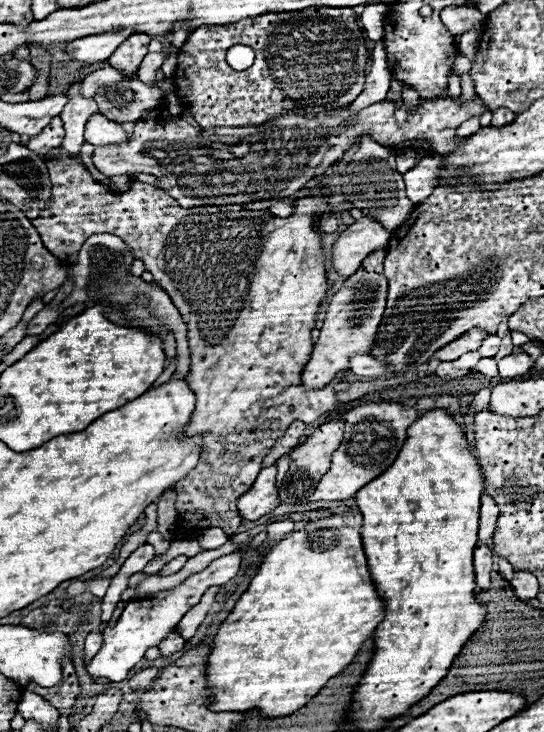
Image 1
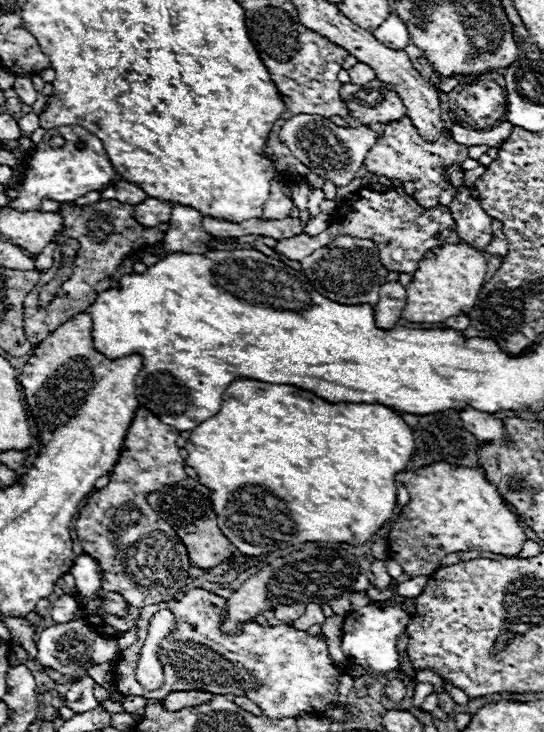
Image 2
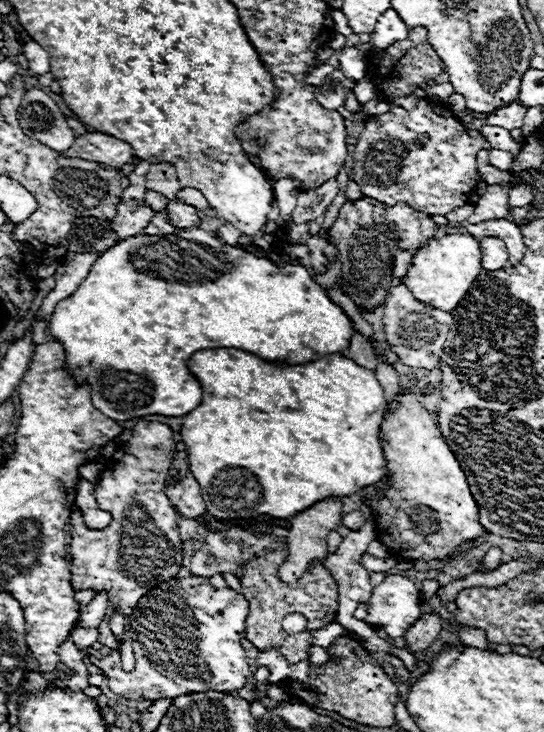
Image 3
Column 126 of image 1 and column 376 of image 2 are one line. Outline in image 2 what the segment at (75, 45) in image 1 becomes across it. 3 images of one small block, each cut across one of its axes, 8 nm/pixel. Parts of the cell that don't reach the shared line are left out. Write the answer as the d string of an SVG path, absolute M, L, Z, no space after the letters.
M390 14L376 30L374 30L374 36L380 38L382 44L386 44L388 48L392 50L404 50L404 46L410 42L410 34L408 34L408 28L404 26L404 22L396 16L396 14Z

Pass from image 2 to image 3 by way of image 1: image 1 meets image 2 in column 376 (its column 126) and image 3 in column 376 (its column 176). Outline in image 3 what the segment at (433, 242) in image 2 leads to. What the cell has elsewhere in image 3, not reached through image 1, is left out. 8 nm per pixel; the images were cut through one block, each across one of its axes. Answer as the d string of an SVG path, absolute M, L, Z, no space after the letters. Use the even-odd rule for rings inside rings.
M370 198L346 200L338 212L336 222L330 226L330 242L338 248L336 260L342 262L342 292L362 310L374 310L386 302L392 288L392 262L400 250L418 250L438 232L438 224L430 216L412 210L400 202L392 208L380 206ZM402 390L398 394L398 408L394 412L386 412L384 422L380 426L380 444L386 458L386 476L384 482L390 482L390 488L384 498L376 500L376 492L380 490L378 484L366 486L362 490L362 502L366 506L372 506L378 512L376 520L376 538L386 544L392 552L402 556L402 560L442 560L446 558L456 546L460 546L466 540L474 540L484 534L482 524L478 522L478 506L474 502L474 496L470 494L470 486L466 482L466 476L452 454L450 446L446 444L444 436L440 434L436 426L436 416L428 412L416 394Z

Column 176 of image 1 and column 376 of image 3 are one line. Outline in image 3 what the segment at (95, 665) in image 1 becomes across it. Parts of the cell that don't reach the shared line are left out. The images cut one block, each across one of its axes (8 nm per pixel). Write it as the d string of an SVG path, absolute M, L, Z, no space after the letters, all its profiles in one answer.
M390 574L382 584L374 586L366 604L366 622L382 626L390 638L404 636L404 632L422 616L420 590L404 576Z

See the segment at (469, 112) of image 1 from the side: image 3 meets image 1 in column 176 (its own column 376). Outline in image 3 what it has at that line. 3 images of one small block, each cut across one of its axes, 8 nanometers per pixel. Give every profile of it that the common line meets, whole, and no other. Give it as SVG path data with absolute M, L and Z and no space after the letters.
M420 100L416 110L394 108L388 114L368 118L350 168L350 178L360 186L362 194L382 202L384 206L396 206L398 202L406 202L414 210L424 214L448 214L460 206L464 206L478 184L478 170L476 170L476 154L486 146L484 136L468 136L466 128L452 116L444 118L436 114L436 110L428 104L428 100Z

